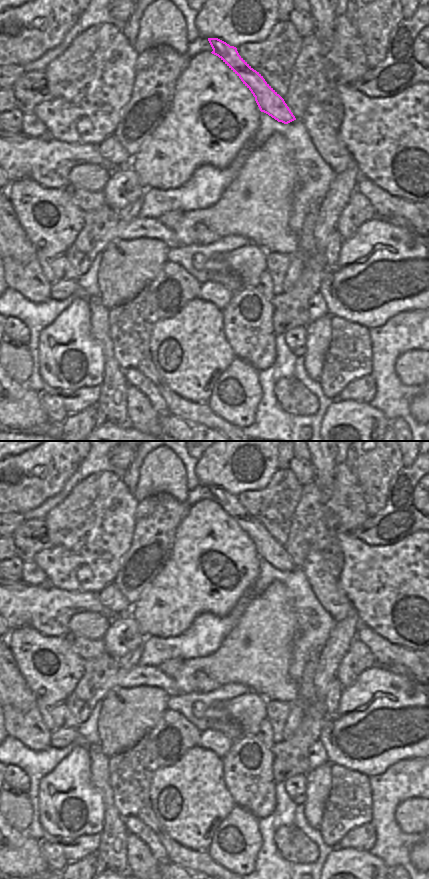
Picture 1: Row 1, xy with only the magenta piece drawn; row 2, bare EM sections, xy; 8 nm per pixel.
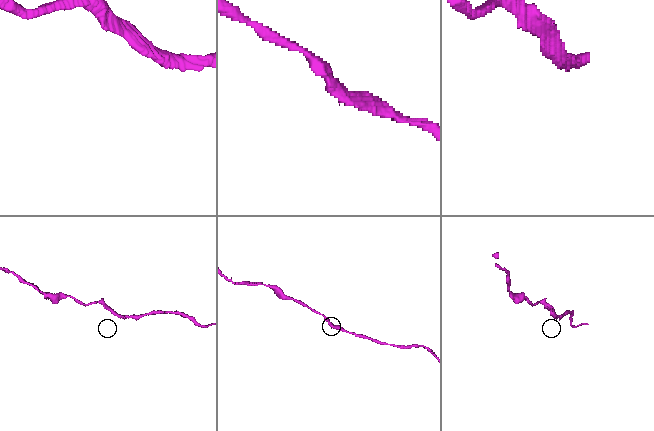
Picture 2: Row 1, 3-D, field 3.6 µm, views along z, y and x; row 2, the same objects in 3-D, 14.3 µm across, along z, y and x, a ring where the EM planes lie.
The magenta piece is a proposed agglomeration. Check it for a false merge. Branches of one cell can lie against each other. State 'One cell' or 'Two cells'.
One cell

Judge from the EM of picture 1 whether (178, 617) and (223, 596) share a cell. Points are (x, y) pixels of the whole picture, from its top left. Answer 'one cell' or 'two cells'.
one cell

